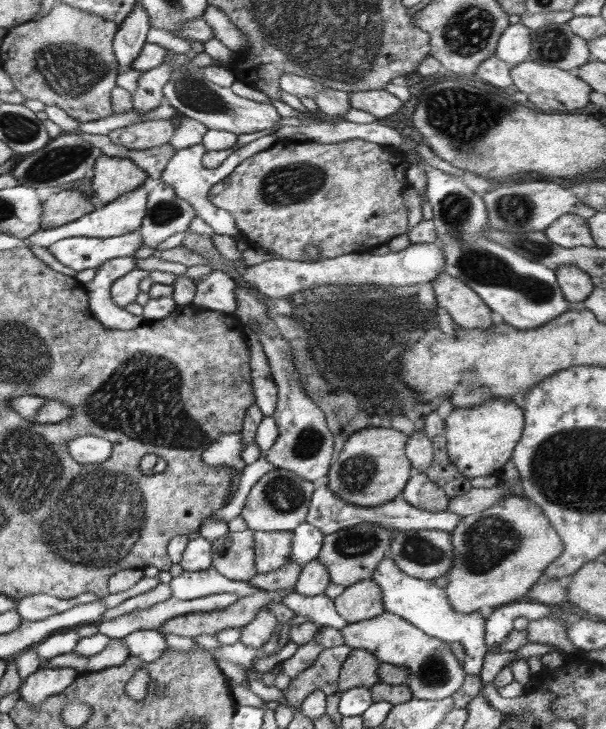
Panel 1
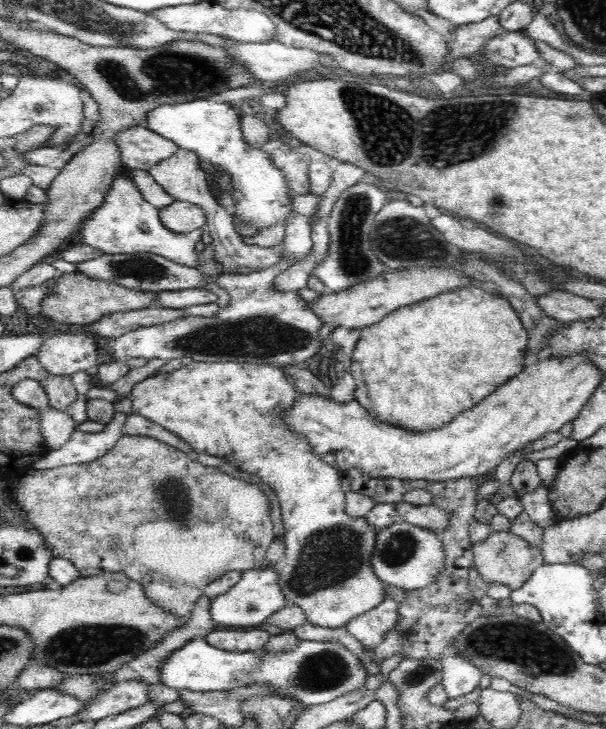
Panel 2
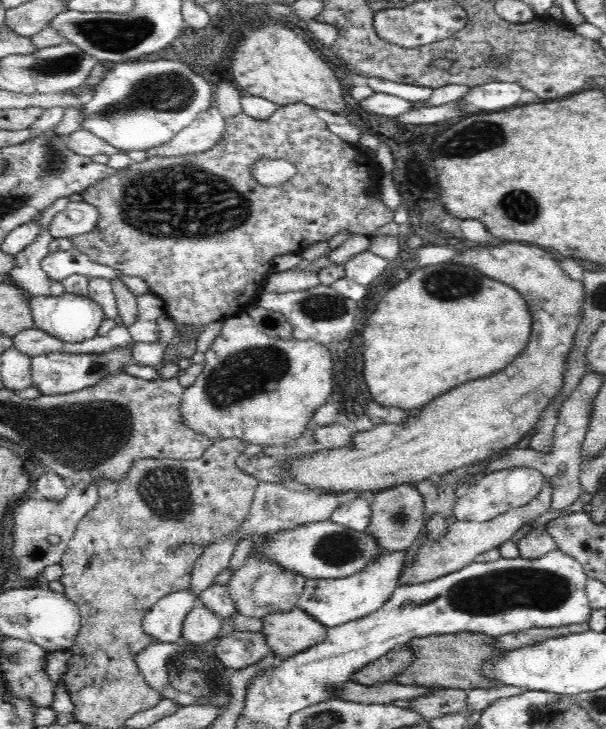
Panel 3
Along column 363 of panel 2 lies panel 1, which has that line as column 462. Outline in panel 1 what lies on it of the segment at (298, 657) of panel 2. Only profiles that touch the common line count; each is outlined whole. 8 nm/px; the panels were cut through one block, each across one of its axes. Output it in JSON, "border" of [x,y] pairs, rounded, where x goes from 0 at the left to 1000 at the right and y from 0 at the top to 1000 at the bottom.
{"border":[[[635,837],[634,840],[630,840],[630,842],[624,842],[624,845],[619,845],[617,848],[609,848],[607,850],[574,855],[573,859],[568,859],[561,864],[561,870],[564,871],[568,885],[574,886],[578,890],[609,892],[612,897],[617,897],[619,903],[624,903],[624,907],[634,908],[640,912],[649,912],[655,916],[668,918],[672,920],[672,926],[677,927],[672,938],[675,941],[677,951],[680,952],[680,956],[686,957],[688,960],[731,960],[733,957],[746,956],[761,944],[762,938],[766,938],[766,930],[769,930],[769,925],[766,923],[762,911],[759,911],[756,903],[752,903],[752,900],[749,900],[749,897],[746,896],[743,882],[733,881],[726,875],[715,875],[713,872],[701,870],[700,866],[691,864],[690,861],[686,861],[686,859],[677,856],[677,853],[670,853],[667,848],[660,848],[660,845],[653,845],[653,842],[640,840],[640,837]]]}

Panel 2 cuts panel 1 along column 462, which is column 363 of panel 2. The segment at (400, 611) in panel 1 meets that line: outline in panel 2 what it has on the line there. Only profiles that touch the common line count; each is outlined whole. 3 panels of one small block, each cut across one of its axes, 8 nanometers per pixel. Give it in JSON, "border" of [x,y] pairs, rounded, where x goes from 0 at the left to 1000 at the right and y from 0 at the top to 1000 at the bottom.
{"border":[[[642,819],[634,820],[620,834],[581,848],[571,859],[578,871],[587,878],[594,879],[601,889],[614,893],[617,901],[617,892],[639,875],[644,866],[653,859],[653,850],[657,850],[657,834],[658,826],[644,822]]]}

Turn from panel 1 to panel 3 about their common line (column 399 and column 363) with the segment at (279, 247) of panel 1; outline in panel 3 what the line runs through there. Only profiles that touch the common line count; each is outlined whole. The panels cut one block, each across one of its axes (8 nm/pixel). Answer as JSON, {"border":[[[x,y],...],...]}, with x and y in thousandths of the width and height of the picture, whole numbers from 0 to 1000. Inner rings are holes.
{"border":[[[482,141],[455,150],[442,165],[426,165],[399,154],[373,163],[368,188],[348,206],[327,211],[307,211],[305,214],[248,215],[238,219],[238,222],[231,222],[231,225],[219,224],[215,229],[201,232],[198,239],[191,239],[185,244],[168,244],[165,250],[152,252],[145,261],[135,265],[135,273],[158,284],[158,289],[165,292],[165,299],[162,299],[162,305],[158,305],[152,318],[119,325],[120,337],[142,348],[152,359],[180,365],[188,370],[195,370],[205,379],[229,379],[234,384],[241,384],[248,395],[246,401],[271,412],[272,429],[289,442],[289,455],[305,461],[305,468],[295,472],[292,492],[271,501],[262,508],[267,520],[277,521],[277,519],[294,517],[299,512],[294,495],[300,494],[300,491],[320,488],[323,466],[327,466],[327,461],[332,460],[333,454],[340,451],[340,447],[347,447],[347,444],[356,440],[370,440],[373,436],[386,433],[386,431],[406,428],[413,420],[421,417],[422,412],[439,399],[437,388],[442,379],[447,377],[447,372],[454,370],[452,351],[475,347],[497,348],[508,337],[515,337],[518,332],[541,332],[563,316],[569,316],[579,322],[597,321],[611,324],[624,313],[649,305],[649,288],[640,285],[627,270],[617,270],[617,267],[627,267],[627,244],[635,239],[625,230],[622,219],[604,207],[589,203],[589,200],[579,200],[579,198],[568,195],[559,187],[548,182],[538,167],[528,163],[518,155],[518,151],[520,148],[515,145]],[[447,218],[469,218],[483,224],[488,228],[488,241],[479,244],[475,250],[469,250],[465,255],[434,255],[427,252],[416,237],[417,226],[424,221],[446,221]]]}

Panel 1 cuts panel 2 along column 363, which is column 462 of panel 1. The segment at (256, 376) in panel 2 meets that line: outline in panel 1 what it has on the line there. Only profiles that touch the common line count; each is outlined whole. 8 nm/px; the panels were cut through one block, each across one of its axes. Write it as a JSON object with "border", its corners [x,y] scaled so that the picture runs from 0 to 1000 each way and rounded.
{"border":[[[850,678],[825,684],[802,700],[759,709],[743,735],[749,772],[736,786],[739,802],[731,808],[746,837],[759,842],[868,822],[878,802],[931,754],[927,739],[899,702],[875,684]]]}

